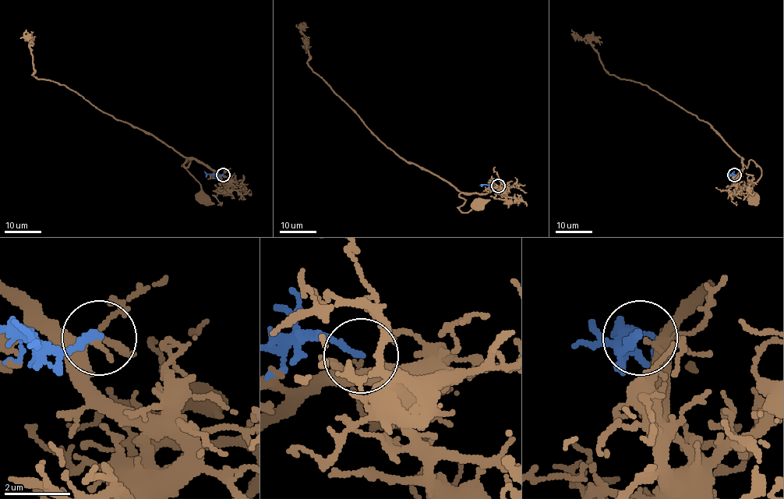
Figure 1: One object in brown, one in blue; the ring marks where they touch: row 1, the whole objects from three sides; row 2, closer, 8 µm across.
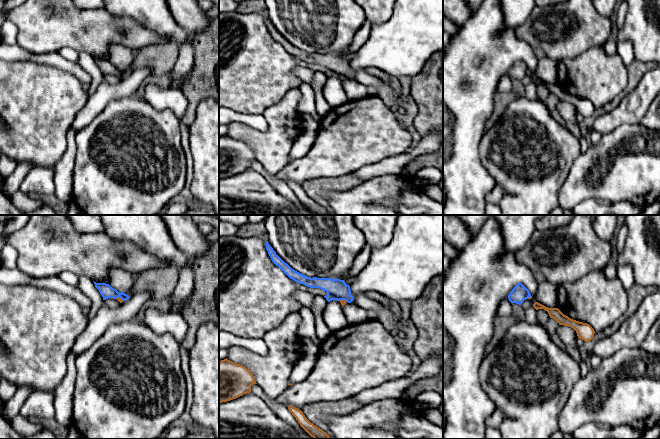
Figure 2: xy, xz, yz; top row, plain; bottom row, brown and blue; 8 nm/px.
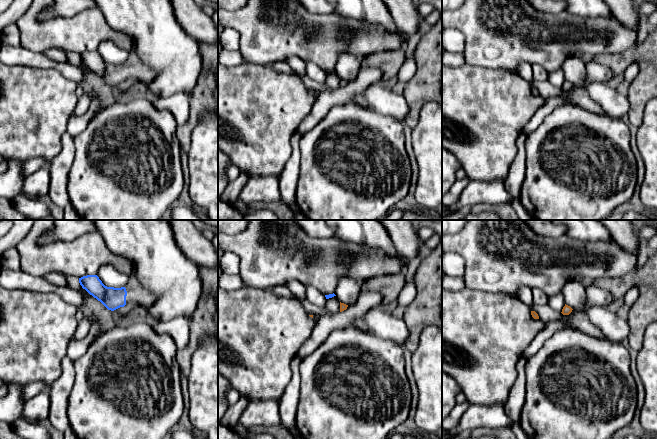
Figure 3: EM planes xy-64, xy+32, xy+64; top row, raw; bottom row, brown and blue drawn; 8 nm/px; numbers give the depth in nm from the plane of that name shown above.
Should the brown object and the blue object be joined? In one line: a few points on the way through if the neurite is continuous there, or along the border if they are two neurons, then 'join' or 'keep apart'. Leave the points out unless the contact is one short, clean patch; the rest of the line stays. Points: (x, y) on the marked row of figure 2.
border xy (115, 298), (119, 297), (123, 300); keep apart

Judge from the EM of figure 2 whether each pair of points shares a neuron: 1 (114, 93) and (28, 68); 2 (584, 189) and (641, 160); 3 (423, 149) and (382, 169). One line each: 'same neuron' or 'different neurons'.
1: different neurons
2: same neuron
3: same neuron

